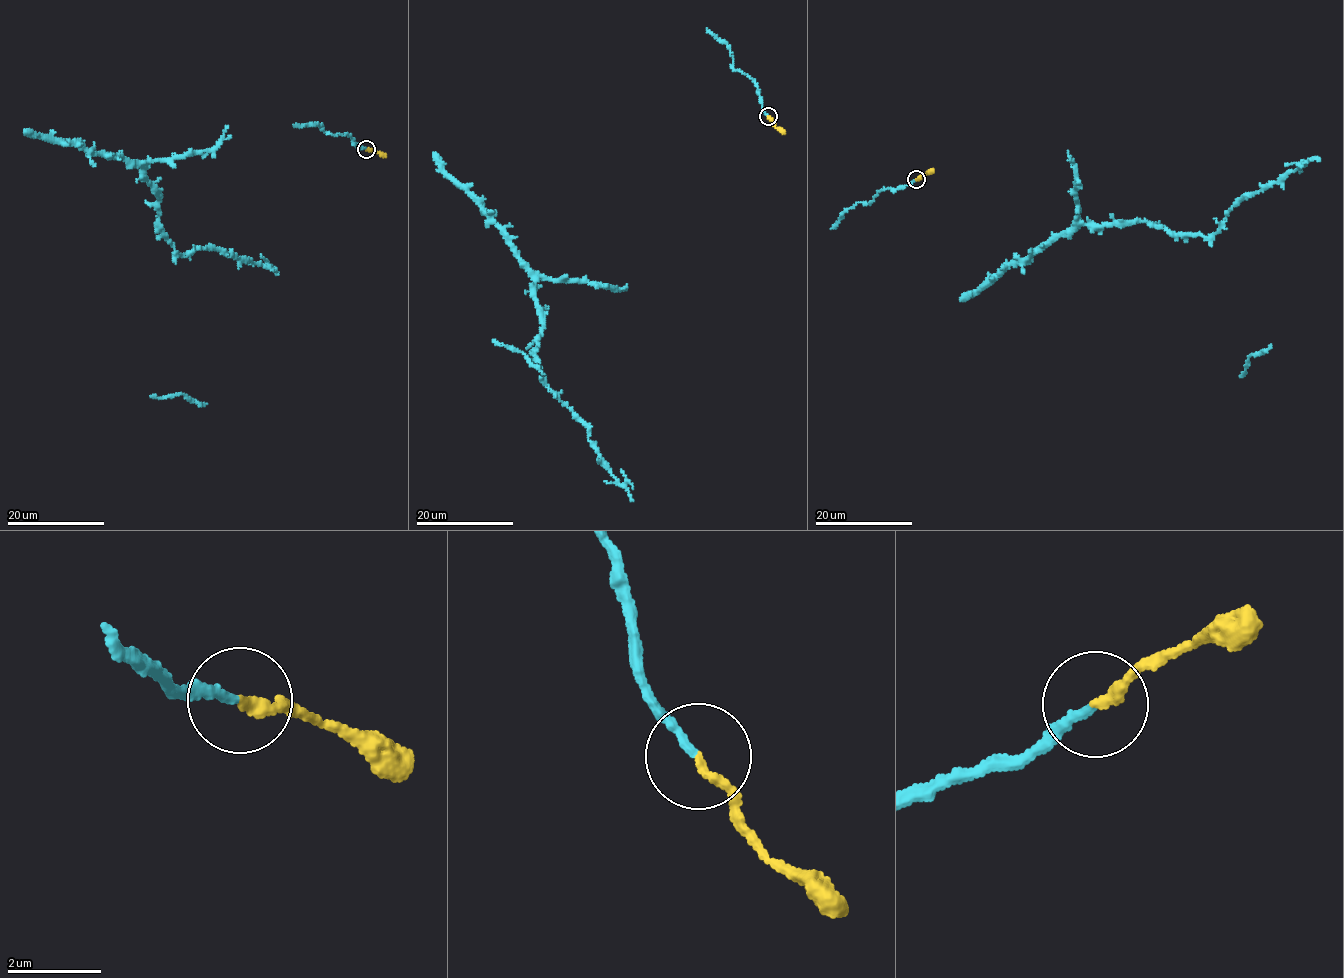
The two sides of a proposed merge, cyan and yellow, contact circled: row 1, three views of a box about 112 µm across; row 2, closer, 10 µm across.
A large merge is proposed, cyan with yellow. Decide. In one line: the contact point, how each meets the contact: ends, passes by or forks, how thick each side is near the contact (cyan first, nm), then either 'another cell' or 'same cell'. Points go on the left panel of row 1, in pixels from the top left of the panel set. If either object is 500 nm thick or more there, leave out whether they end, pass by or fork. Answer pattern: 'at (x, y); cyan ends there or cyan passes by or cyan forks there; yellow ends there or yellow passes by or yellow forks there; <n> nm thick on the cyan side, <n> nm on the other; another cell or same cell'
at (366, 149); cyan ends there; yellow ends there; 160 nm thick on the cyan side, 200 nm on the other; same cell

